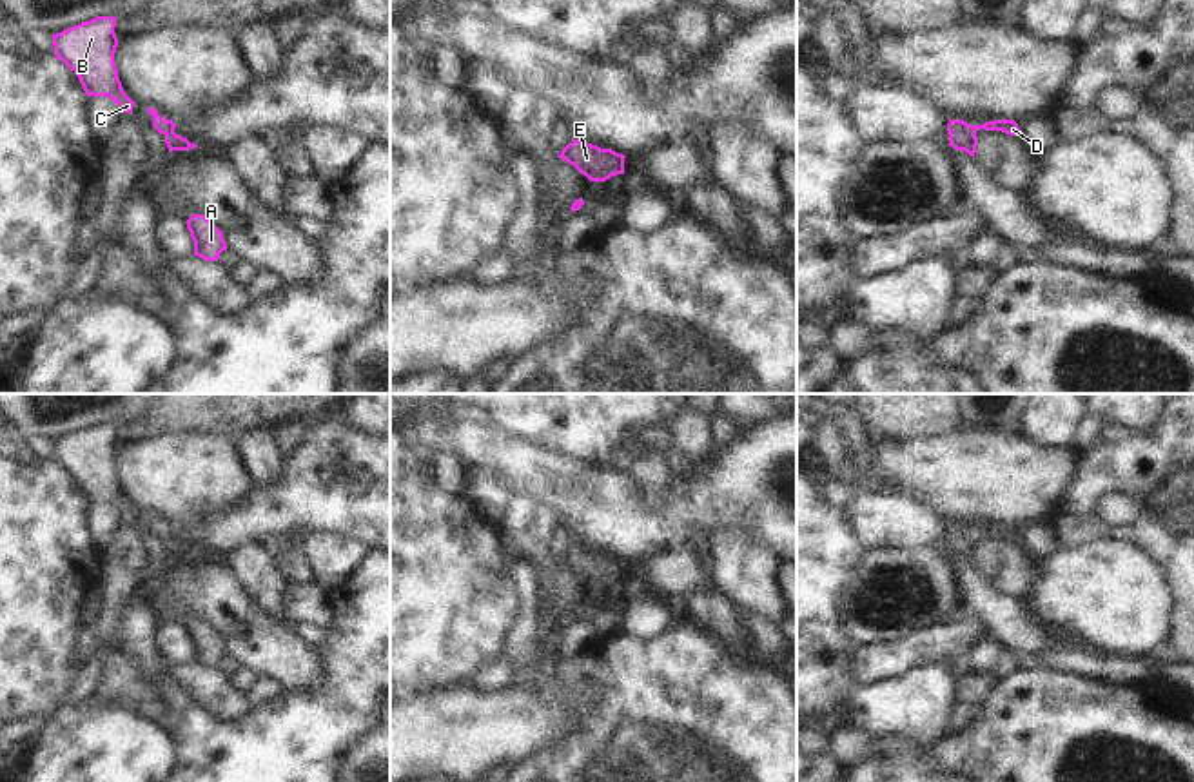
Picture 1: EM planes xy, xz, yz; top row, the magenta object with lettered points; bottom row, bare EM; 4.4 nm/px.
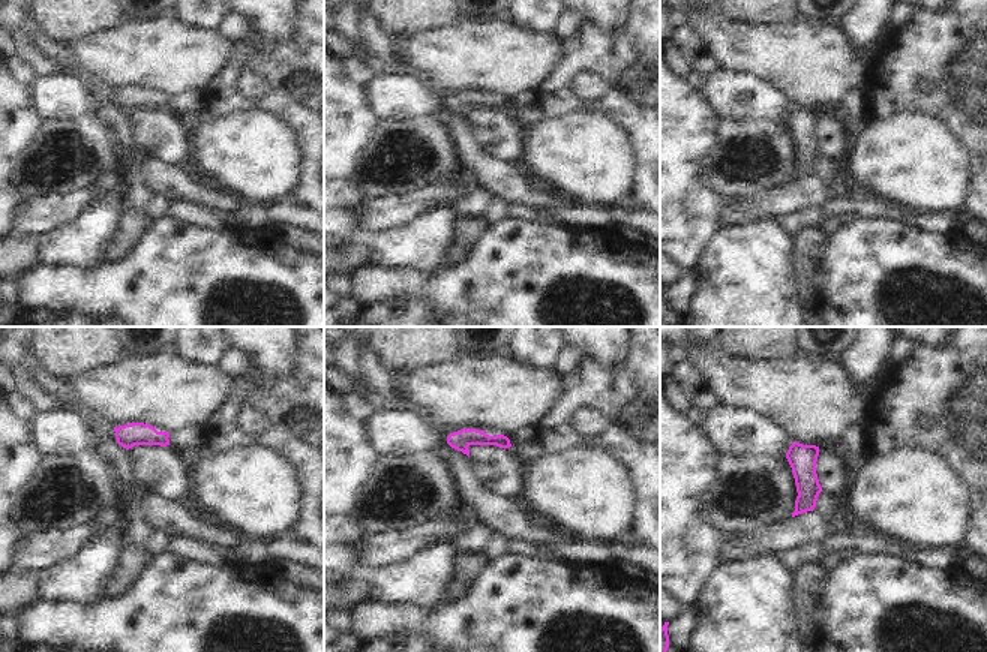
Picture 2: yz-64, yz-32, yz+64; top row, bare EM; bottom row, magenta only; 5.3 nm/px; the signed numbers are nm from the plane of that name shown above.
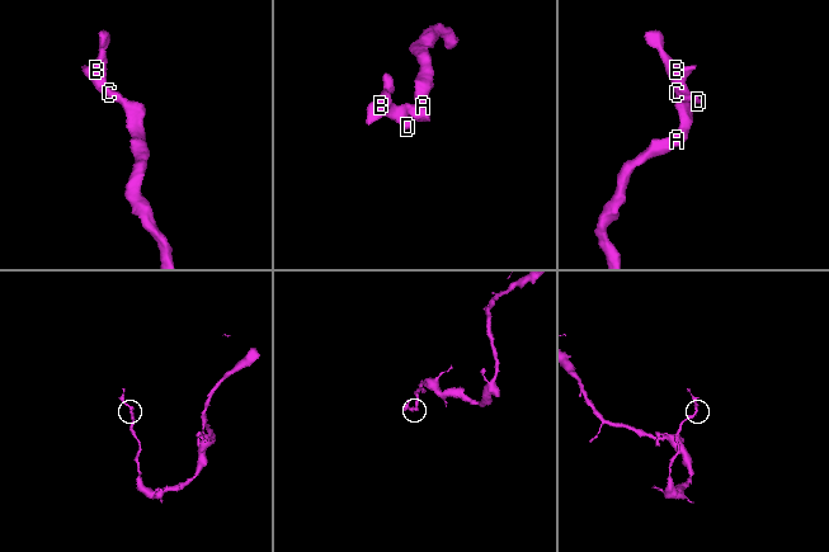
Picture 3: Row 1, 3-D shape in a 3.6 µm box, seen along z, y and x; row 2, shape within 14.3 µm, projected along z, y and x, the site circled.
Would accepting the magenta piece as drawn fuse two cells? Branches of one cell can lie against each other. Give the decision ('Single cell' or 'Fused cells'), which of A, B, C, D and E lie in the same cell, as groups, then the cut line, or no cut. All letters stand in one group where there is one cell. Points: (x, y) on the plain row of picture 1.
Single cell. Groups: A B C D E. No split

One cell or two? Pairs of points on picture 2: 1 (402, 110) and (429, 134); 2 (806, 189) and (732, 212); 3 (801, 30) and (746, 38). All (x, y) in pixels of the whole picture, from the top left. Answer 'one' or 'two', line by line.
1: two
2: one
3: one

